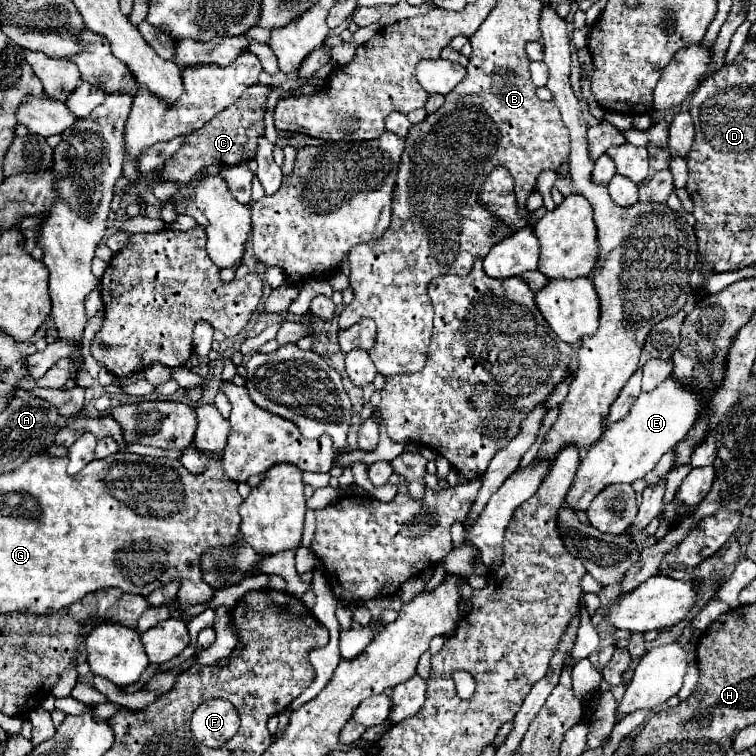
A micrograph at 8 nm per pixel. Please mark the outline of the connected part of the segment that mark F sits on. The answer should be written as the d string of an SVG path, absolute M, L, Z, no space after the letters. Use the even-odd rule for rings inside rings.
M215 698L204 702L193 713L190 729L192 735L206 747L222 747L236 735L240 717L226 699Z

